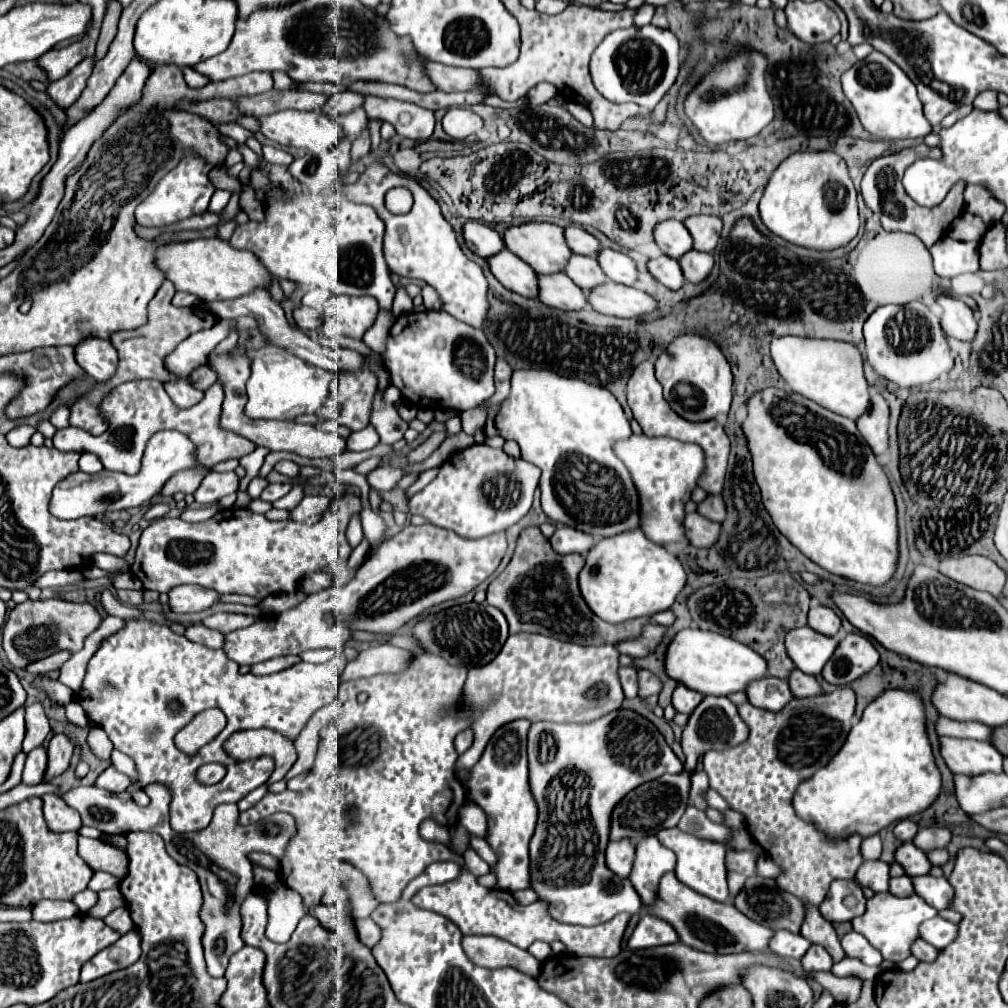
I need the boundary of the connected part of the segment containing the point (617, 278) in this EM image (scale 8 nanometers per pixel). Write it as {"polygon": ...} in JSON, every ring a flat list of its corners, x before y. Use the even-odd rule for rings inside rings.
{"polygon":[[602,248,598,252,596,260,600,262,600,268,604,270,604,274,610,280,614,280,618,284,626,284,626,286,632,286,636,282,636,266,624,252,616,252,612,248]]}

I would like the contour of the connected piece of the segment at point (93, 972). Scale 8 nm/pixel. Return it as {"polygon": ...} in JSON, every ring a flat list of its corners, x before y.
{"polygon":[[130,930,126,936,122,936,112,946,98,952,92,960,88,960,82,968,80,982,92,982,104,974,122,970,130,964,134,964,140,958,140,936,136,930]]}

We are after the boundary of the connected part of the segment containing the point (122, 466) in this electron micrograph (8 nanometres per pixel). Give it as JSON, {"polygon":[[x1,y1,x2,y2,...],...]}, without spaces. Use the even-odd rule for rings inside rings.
{"polygon":[[132,380,126,382,118,388,114,388,102,402,102,412,110,422,110,428,100,434,100,436,80,437,80,430,68,427,66,430,58,430,54,436,54,446,62,452,90,452,100,458,106,470,116,470,124,474,136,474,140,470,140,460,146,448,146,442,150,440,152,434,158,430,178,430,186,434,198,448,198,460,206,466,216,466,218,462,224,462,228,458,242,458,244,454,250,454,256,446,234,434,226,432,218,426,220,412,222,412,222,398,224,398,224,388,220,386,220,380,216,380,208,390,202,402,196,406,182,410,176,408,176,404,170,400,166,394,162,382,158,380]]}

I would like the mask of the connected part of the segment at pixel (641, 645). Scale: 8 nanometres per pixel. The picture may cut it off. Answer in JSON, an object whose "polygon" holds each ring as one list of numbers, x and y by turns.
{"polygon":[[644,624,642,626,642,634,638,638,632,638,632,640,624,640,620,644,616,644,616,650,620,654,628,654,630,658,642,658,642,656,648,656,662,640,666,628,664,626,658,626,658,624]]}

